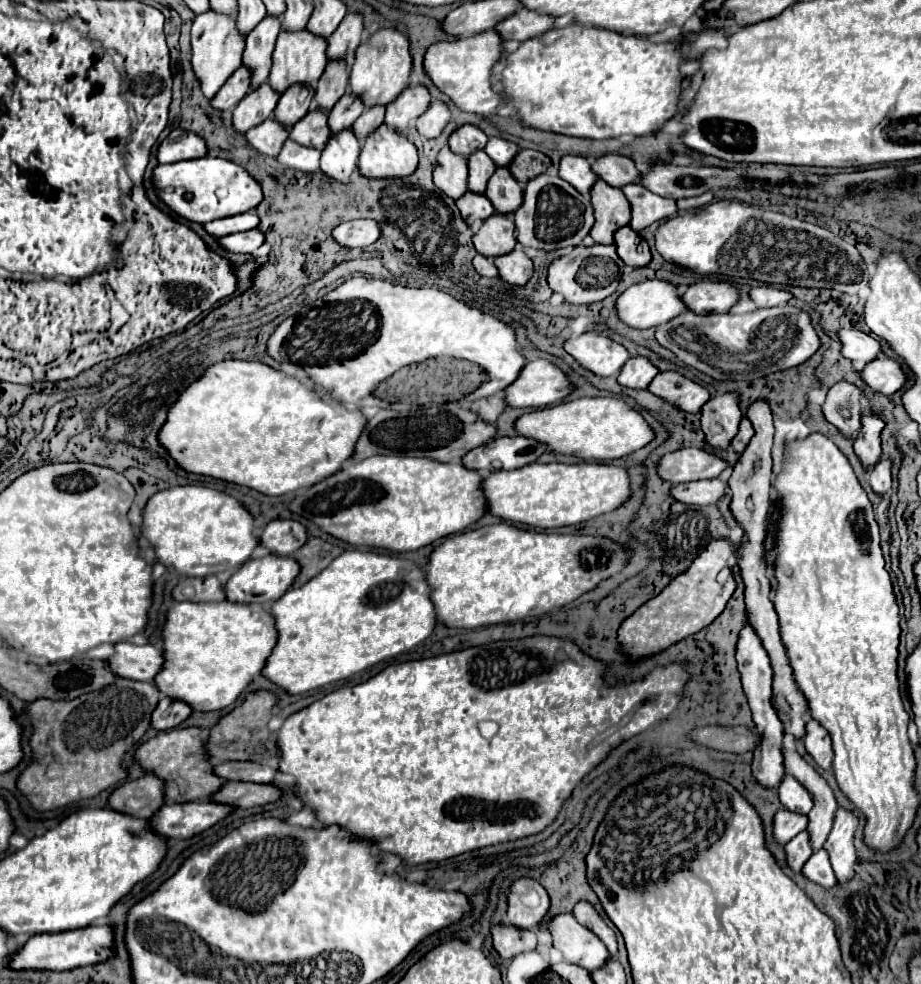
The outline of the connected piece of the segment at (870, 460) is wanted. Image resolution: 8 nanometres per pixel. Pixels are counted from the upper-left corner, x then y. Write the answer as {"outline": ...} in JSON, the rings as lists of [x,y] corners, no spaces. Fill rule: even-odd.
{"outline":[[[875,415],[863,417],[863,427],[855,437],[855,455],[859,457],[865,469],[875,467],[877,461],[881,459],[881,439],[879,439],[881,429],[883,429],[883,421],[879,417]]]}

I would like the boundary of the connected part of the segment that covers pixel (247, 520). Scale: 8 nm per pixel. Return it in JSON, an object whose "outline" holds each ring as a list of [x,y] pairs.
{"outline":[[[201,485],[171,487],[171,489],[157,491],[153,497],[149,497],[143,509],[141,535],[153,547],[155,563],[173,567],[179,575],[185,575],[185,577],[207,577],[207,575],[215,575],[217,571],[227,571],[227,569],[233,571],[241,567],[249,559],[251,551],[259,545],[257,537],[253,535],[251,513],[231,495],[225,495]]]}

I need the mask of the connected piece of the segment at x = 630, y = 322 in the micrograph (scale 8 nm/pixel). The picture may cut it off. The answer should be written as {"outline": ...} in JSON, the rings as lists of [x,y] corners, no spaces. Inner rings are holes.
{"outline":[[[643,281],[625,289],[615,301],[617,317],[633,329],[663,325],[687,311],[675,285],[665,281]]]}

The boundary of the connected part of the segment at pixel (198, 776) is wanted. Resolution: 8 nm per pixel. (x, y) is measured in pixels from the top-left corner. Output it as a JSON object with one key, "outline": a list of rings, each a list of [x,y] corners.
{"outline":[[[189,727],[189,729],[171,729],[171,731],[165,731],[165,733],[159,733],[155,735],[153,739],[145,741],[137,751],[135,751],[135,761],[139,763],[141,769],[145,769],[145,773],[149,775],[155,775],[159,777],[165,787],[163,787],[163,801],[169,805],[169,803],[189,803],[189,801],[207,801],[225,781],[217,775],[213,775],[211,771],[211,765],[207,763],[205,759],[205,749],[203,749],[203,741],[199,739],[199,731],[195,727]]]}

